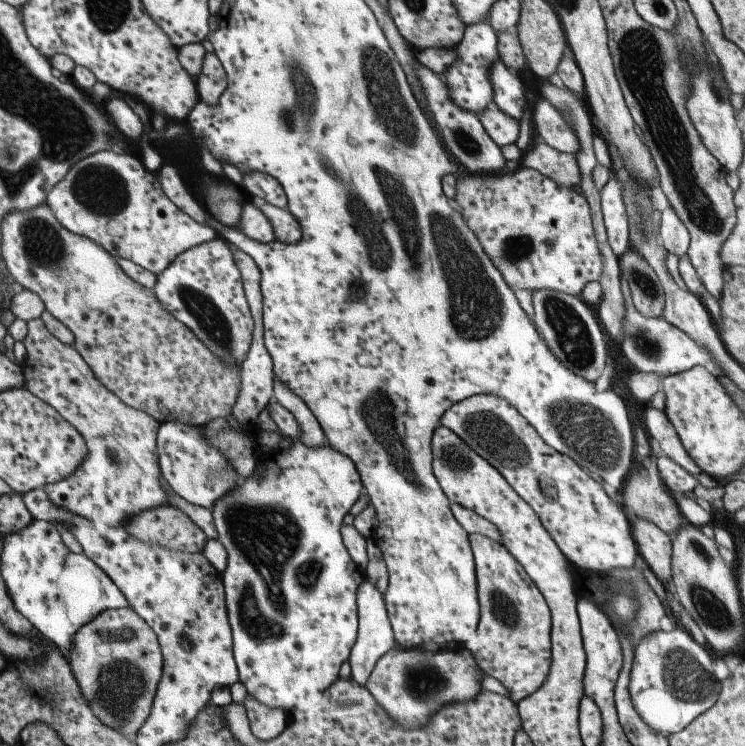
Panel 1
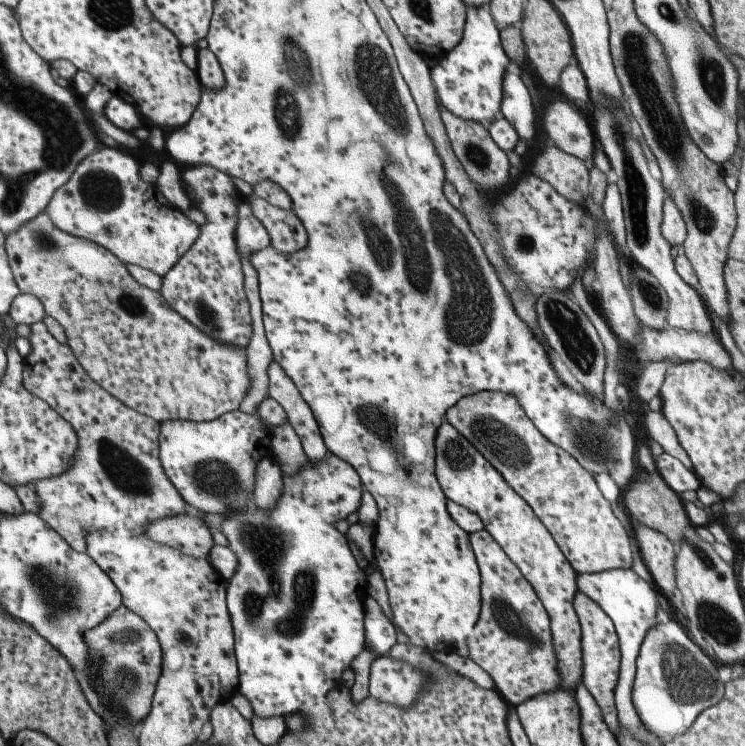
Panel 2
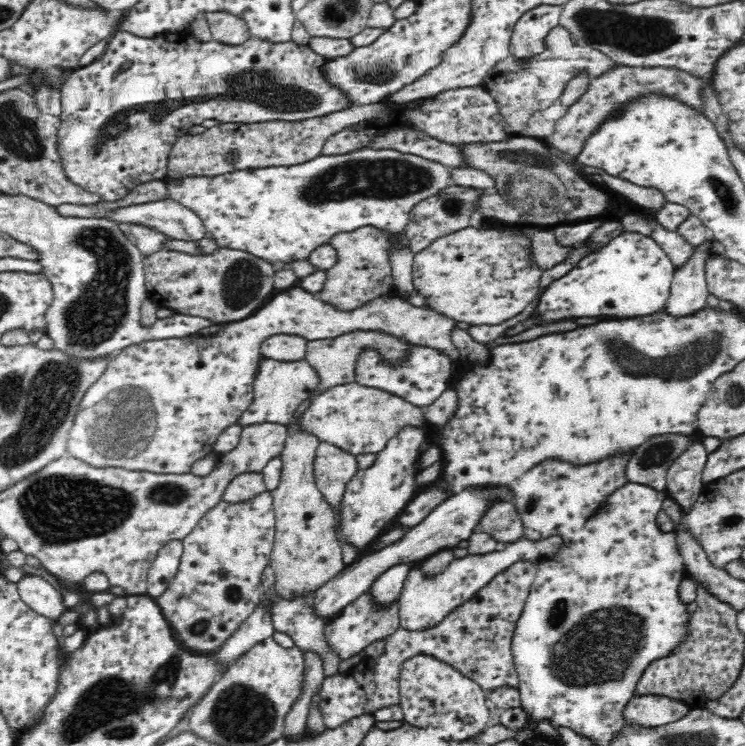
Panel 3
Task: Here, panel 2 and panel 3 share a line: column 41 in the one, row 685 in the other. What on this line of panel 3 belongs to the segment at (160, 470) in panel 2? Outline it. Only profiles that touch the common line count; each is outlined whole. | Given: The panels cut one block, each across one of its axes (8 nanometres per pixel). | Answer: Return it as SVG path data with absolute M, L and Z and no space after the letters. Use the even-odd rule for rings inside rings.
M518 560L506 570L498 572L484 588L474 592L470 600L458 604L432 628L416 631L398 628L394 634L385 638L383 653L366 661L364 678L352 678L352 670L350 674L324 677L318 709L326 729L339 728L357 716L372 715L382 706L398 705L400 666L416 654L435 656L477 682L484 690L492 691L504 685L518 688L518 673L514 671L510 646L516 620L530 594L537 570L537 563Z

